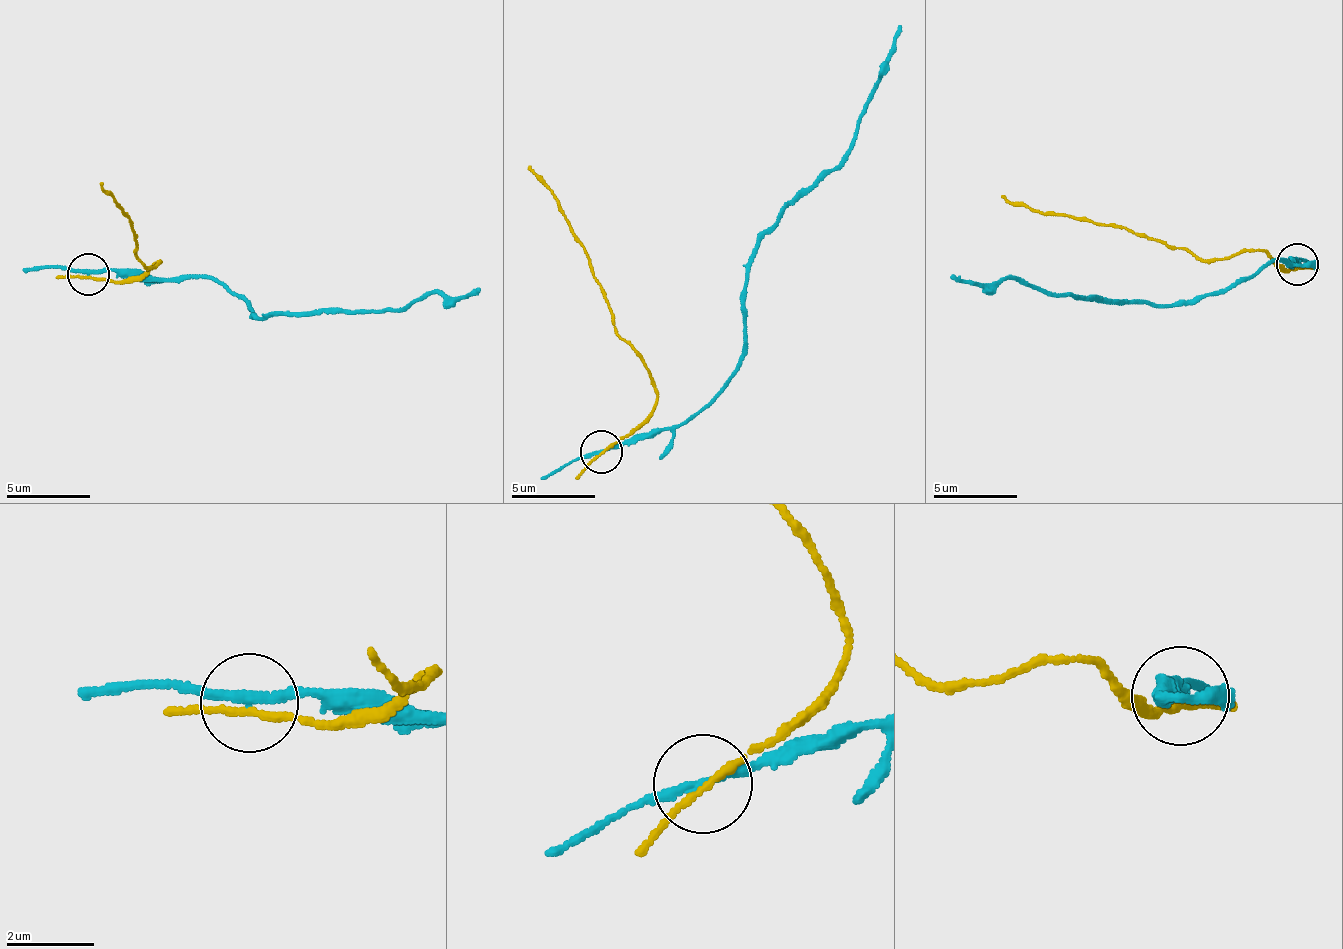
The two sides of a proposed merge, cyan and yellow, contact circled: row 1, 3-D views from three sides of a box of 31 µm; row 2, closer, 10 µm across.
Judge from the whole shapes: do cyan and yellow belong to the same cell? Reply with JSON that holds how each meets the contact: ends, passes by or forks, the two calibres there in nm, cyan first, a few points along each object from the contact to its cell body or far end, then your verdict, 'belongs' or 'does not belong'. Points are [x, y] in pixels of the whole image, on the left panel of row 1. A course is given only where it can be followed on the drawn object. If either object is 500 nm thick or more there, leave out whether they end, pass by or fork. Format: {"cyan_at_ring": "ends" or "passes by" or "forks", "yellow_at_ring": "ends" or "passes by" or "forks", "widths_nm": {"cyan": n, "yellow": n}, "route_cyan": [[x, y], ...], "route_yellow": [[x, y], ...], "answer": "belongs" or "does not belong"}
{"cyan_at_ring": "passes by", "yellow_at_ring": "passes by", "widths_nm": {"cyan": 200, "yellow": 150}, "route_cyan": [[87, 275], [206, 277], [246, 303], [262, 319], [406, 309], [424, 295], [480, 289]], "route_yellow": [[87, 275], [136, 281], [162, 262], [145, 267], [136, 253], [130, 216], [99, 184]], "answer": "does not belong"}

